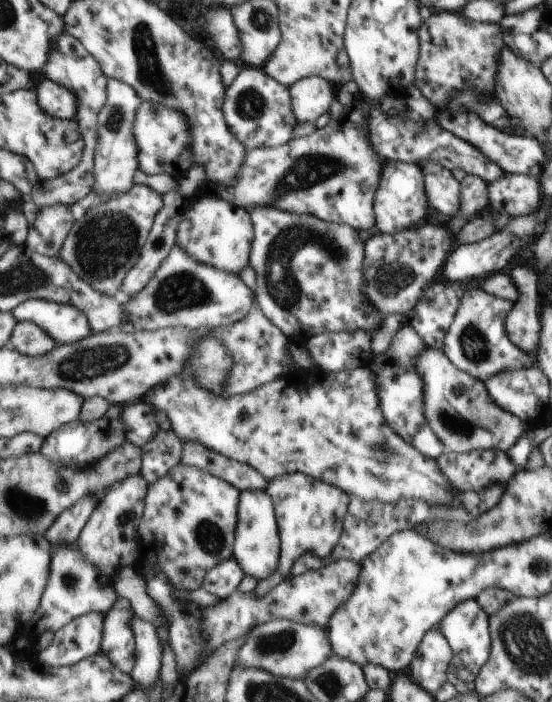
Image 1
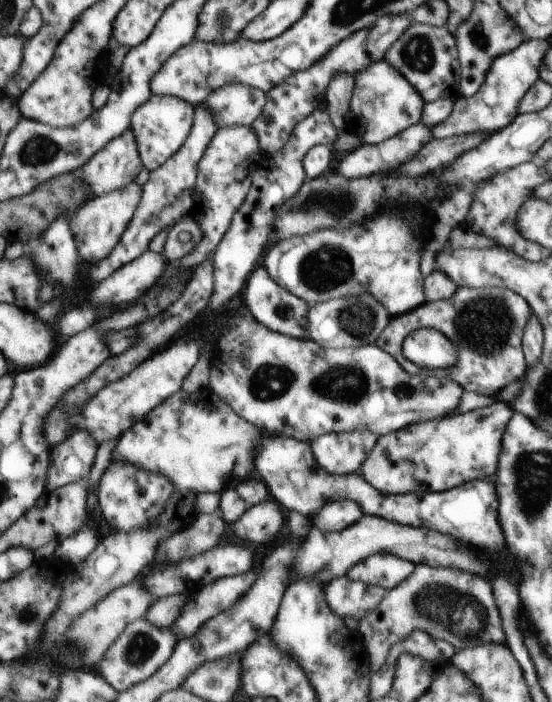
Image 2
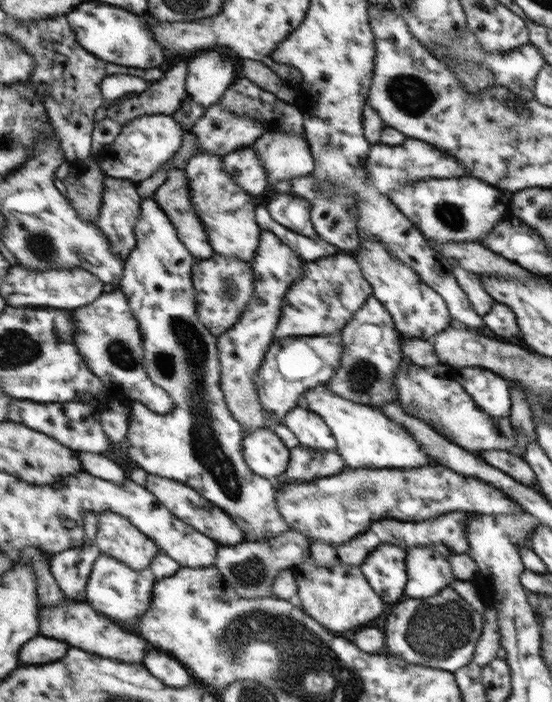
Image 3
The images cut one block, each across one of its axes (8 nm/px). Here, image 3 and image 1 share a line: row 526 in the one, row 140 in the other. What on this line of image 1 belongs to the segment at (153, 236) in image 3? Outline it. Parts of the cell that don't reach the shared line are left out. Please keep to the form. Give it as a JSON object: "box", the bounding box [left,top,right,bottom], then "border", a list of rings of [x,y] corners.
{"box":[222,67,297,150],"border":[[[255,67],[240,70],[226,88],[222,114],[233,134],[245,146],[245,150],[255,147],[279,147],[293,138],[292,131],[295,130],[297,124],[295,114],[292,112],[292,97],[289,87],[273,80],[273,77],[263,72],[261,68]]]}

